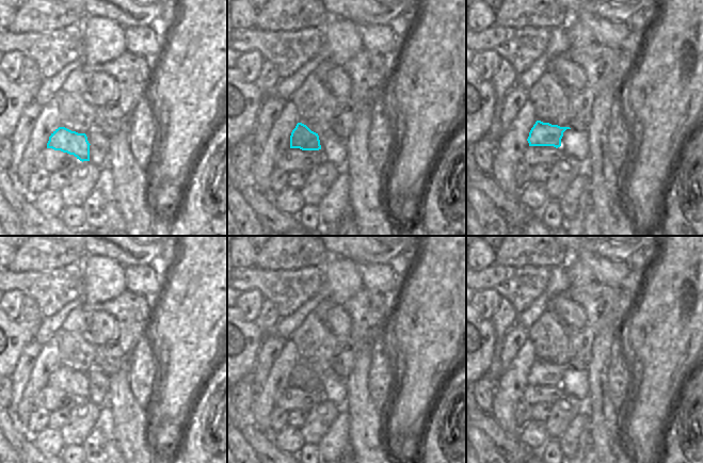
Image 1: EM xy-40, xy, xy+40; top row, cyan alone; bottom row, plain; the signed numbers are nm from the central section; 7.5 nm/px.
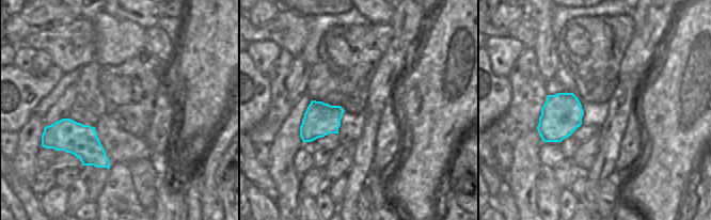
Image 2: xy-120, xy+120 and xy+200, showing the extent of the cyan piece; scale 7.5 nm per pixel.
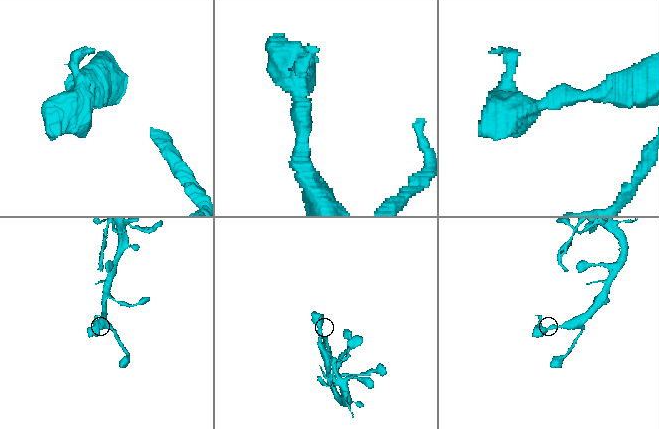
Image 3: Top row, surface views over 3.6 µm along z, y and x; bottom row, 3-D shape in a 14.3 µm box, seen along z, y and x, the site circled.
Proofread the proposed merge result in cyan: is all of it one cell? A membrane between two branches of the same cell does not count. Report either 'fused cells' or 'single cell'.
fused cells

